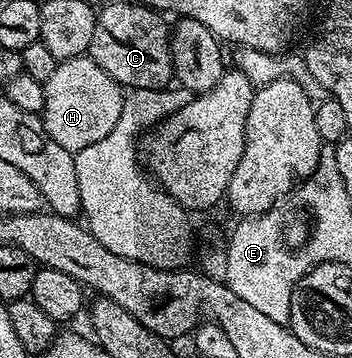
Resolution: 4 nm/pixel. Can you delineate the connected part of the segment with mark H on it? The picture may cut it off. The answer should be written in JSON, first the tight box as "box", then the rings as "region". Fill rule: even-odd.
{"box":[43,56,124,152],"region":[[[89,56],[77,58],[64,58],[58,68],[49,76],[49,80],[43,83],[45,92],[45,104],[43,105],[43,127],[61,148],[76,152],[94,144],[97,140],[104,139],[114,129],[117,120],[120,119],[124,87],[113,81],[103,68],[97,68],[97,64]]]}

